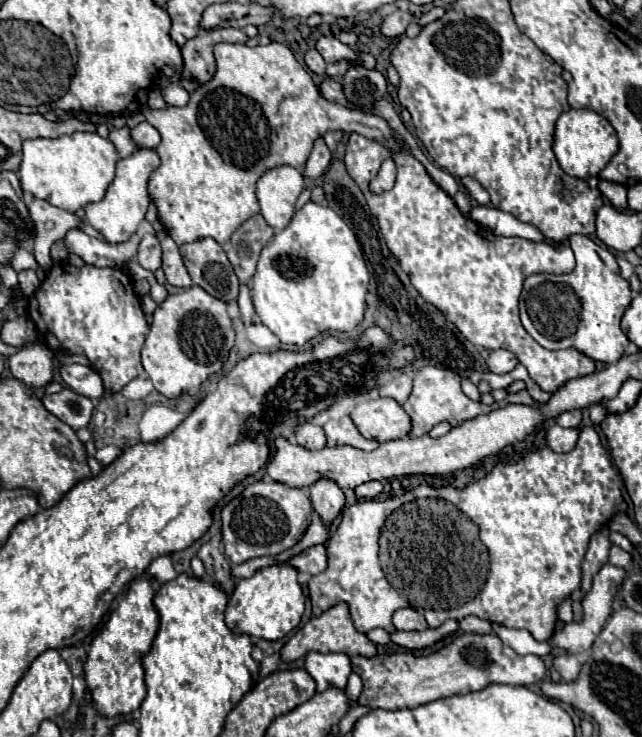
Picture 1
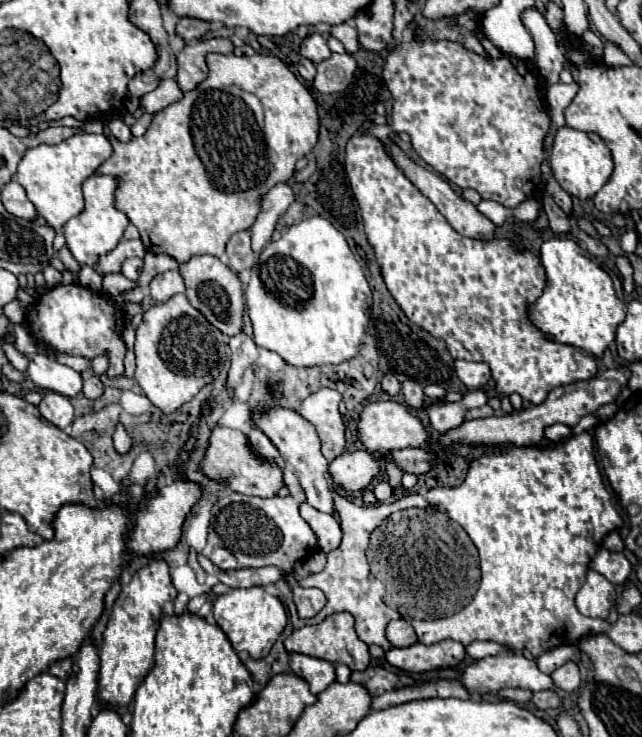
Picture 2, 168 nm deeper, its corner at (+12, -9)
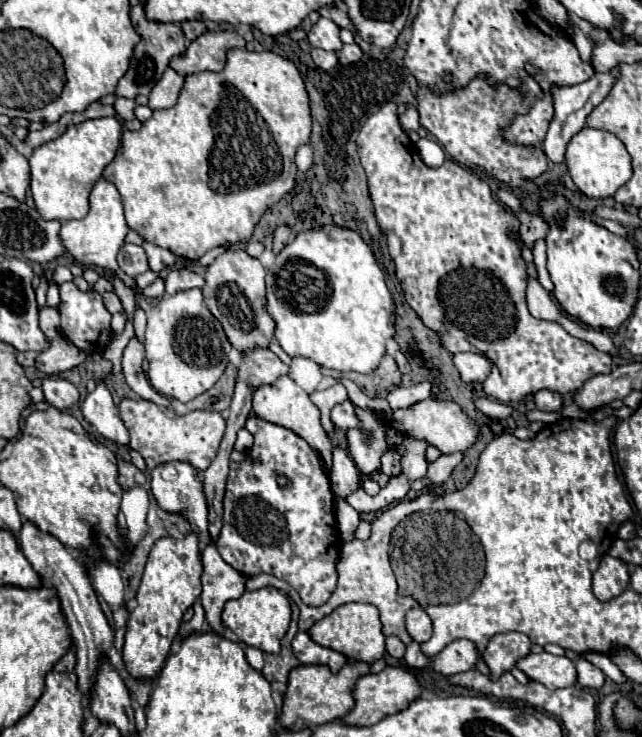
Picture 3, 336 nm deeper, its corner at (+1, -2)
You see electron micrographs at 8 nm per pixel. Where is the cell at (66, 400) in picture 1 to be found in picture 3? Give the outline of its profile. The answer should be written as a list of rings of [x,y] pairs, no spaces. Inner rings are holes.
[[[45,378],[41,388],[45,394],[45,400],[59,410],[67,410],[79,402],[77,388],[63,378]]]

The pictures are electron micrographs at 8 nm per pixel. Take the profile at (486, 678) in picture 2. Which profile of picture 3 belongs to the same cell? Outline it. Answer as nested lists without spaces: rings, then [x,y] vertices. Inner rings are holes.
[[[547,652],[527,654],[517,662],[517,668],[547,688],[567,688],[577,682],[575,664],[567,656],[553,656]]]

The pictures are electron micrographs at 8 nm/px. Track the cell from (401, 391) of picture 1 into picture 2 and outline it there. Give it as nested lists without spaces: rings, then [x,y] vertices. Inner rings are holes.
[[[388,373],[388,375],[384,375],[384,379],[382,379],[382,389],[384,389],[386,393],[390,393],[390,395],[398,395],[398,393],[400,393],[400,381],[398,381],[392,373]]]

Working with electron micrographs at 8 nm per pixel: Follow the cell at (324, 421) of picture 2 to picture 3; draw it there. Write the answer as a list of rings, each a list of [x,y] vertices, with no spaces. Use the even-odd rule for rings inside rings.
[[[341,382],[333,384],[333,386],[327,388],[327,390],[313,392],[313,394],[311,394],[311,402],[321,410],[321,424],[323,424],[323,428],[325,428],[327,432],[335,432],[335,424],[333,424],[333,420],[331,420],[331,410],[333,410],[337,404],[345,402],[347,398],[349,398],[349,396],[347,396],[347,390],[345,390],[345,386],[343,386]]]

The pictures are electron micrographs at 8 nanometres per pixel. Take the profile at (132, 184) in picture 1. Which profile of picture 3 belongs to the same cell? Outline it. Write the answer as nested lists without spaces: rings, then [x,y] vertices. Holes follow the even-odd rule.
[[[105,178],[97,180],[97,184],[93,186],[91,196],[89,196],[89,202],[91,202],[89,214],[81,220],[63,222],[63,226],[61,226],[59,236],[61,236],[67,252],[75,258],[75,262],[79,262],[83,266],[117,270],[117,252],[125,244],[125,236],[129,232],[129,226],[123,216],[121,198],[113,198],[113,192],[117,196],[117,190],[111,186],[109,180],[105,180]]]

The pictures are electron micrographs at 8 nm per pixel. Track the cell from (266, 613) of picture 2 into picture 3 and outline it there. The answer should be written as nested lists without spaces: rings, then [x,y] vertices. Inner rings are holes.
[[[259,588],[259,590],[253,590],[253,592],[247,590],[247,592],[243,592],[241,598],[229,600],[225,604],[223,614],[221,614],[221,620],[235,634],[239,634],[239,638],[247,646],[255,646],[255,648],[259,648],[263,652],[277,654],[279,652],[281,638],[289,630],[291,604],[289,604],[289,598],[283,592],[279,592],[277,588]]]

